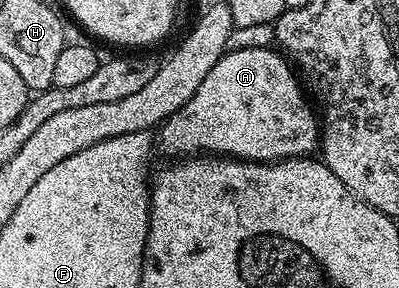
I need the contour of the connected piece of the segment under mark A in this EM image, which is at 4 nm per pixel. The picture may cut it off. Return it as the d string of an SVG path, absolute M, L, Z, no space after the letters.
M241 46L238 50L233 48L226 52L215 64L215 68L207 72L207 80L199 84L199 92L195 92L195 96L191 96L191 100L187 100L183 108L179 108L161 123L159 133L161 133L162 152L177 154L173 156L200 154L228 156L243 162L267 163L281 162L284 158L304 158L312 155L319 146L318 115L290 59L284 53L273 50L268 50L265 46Z

